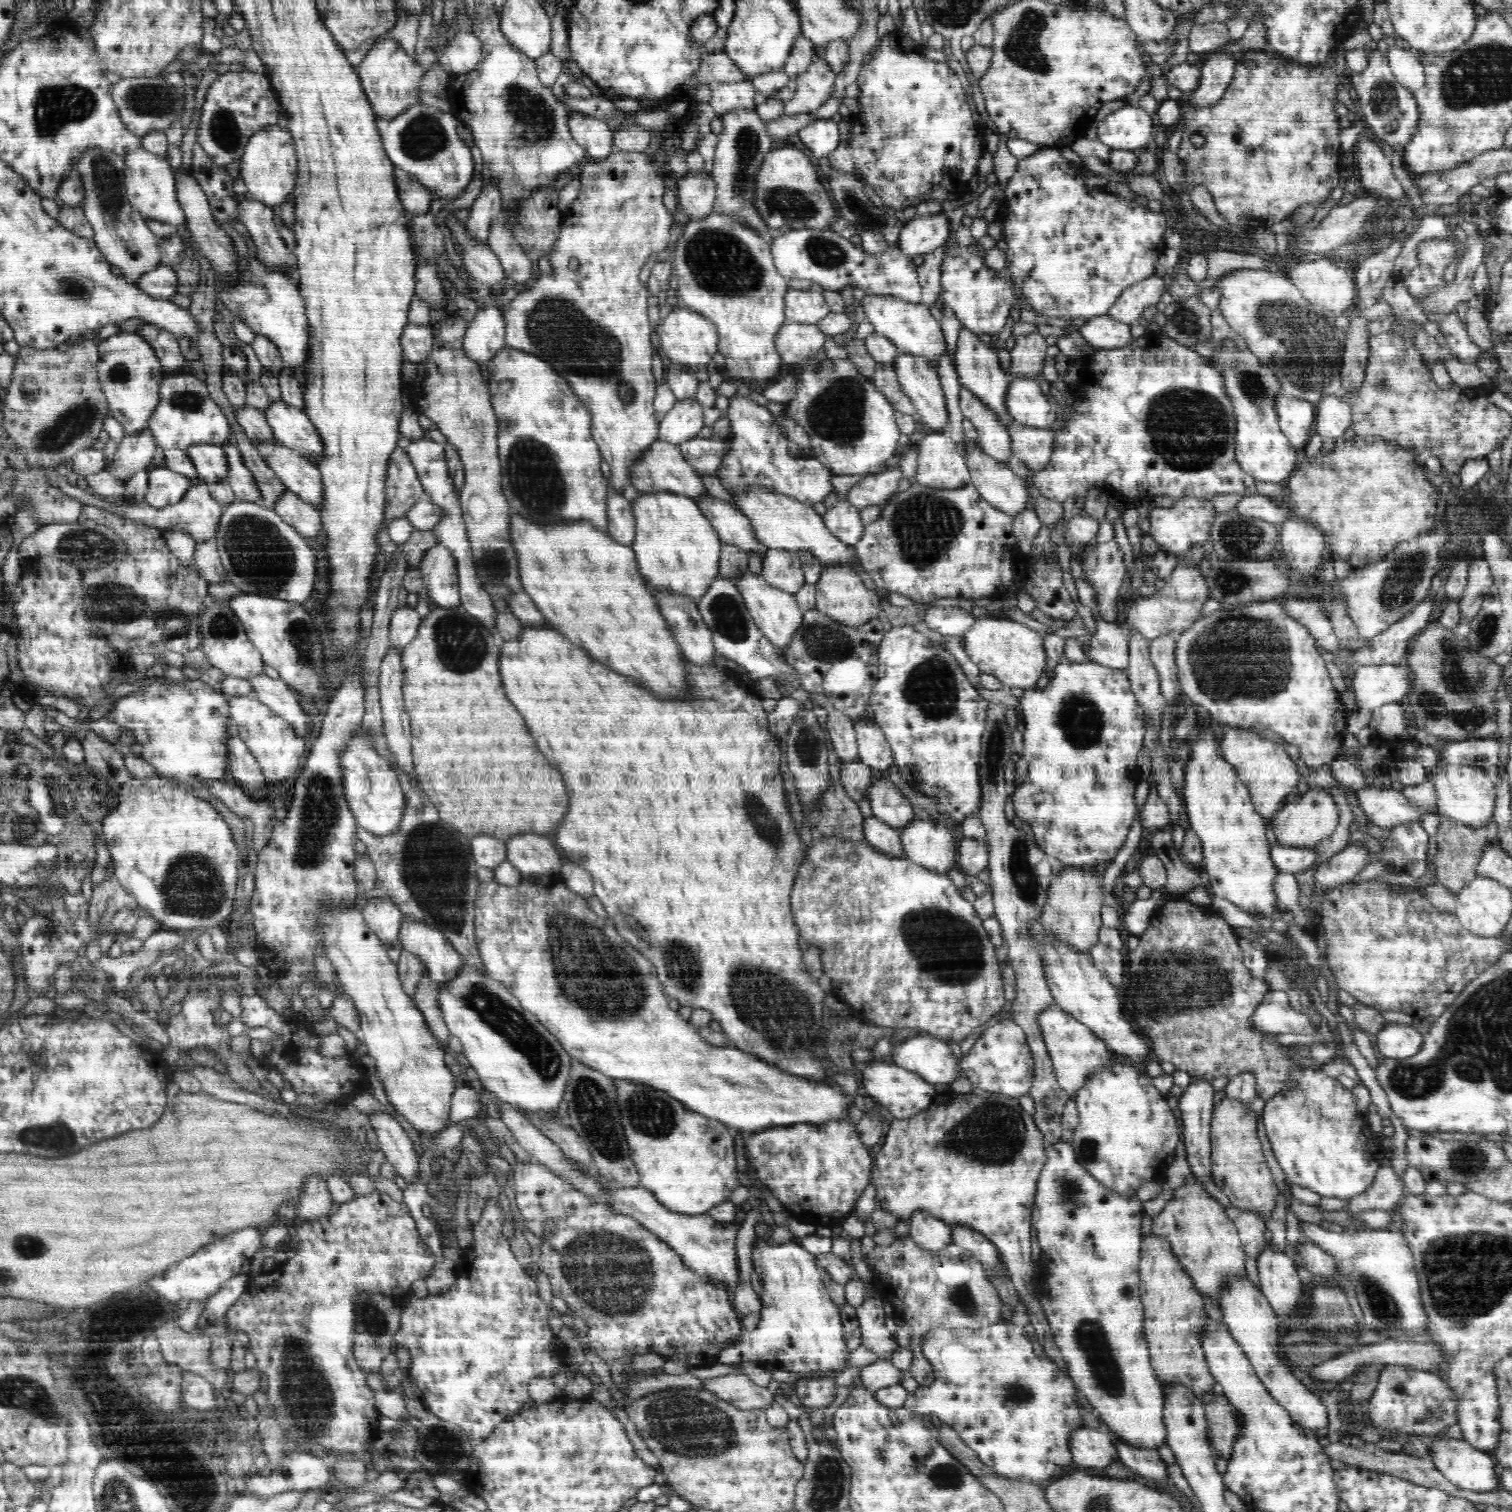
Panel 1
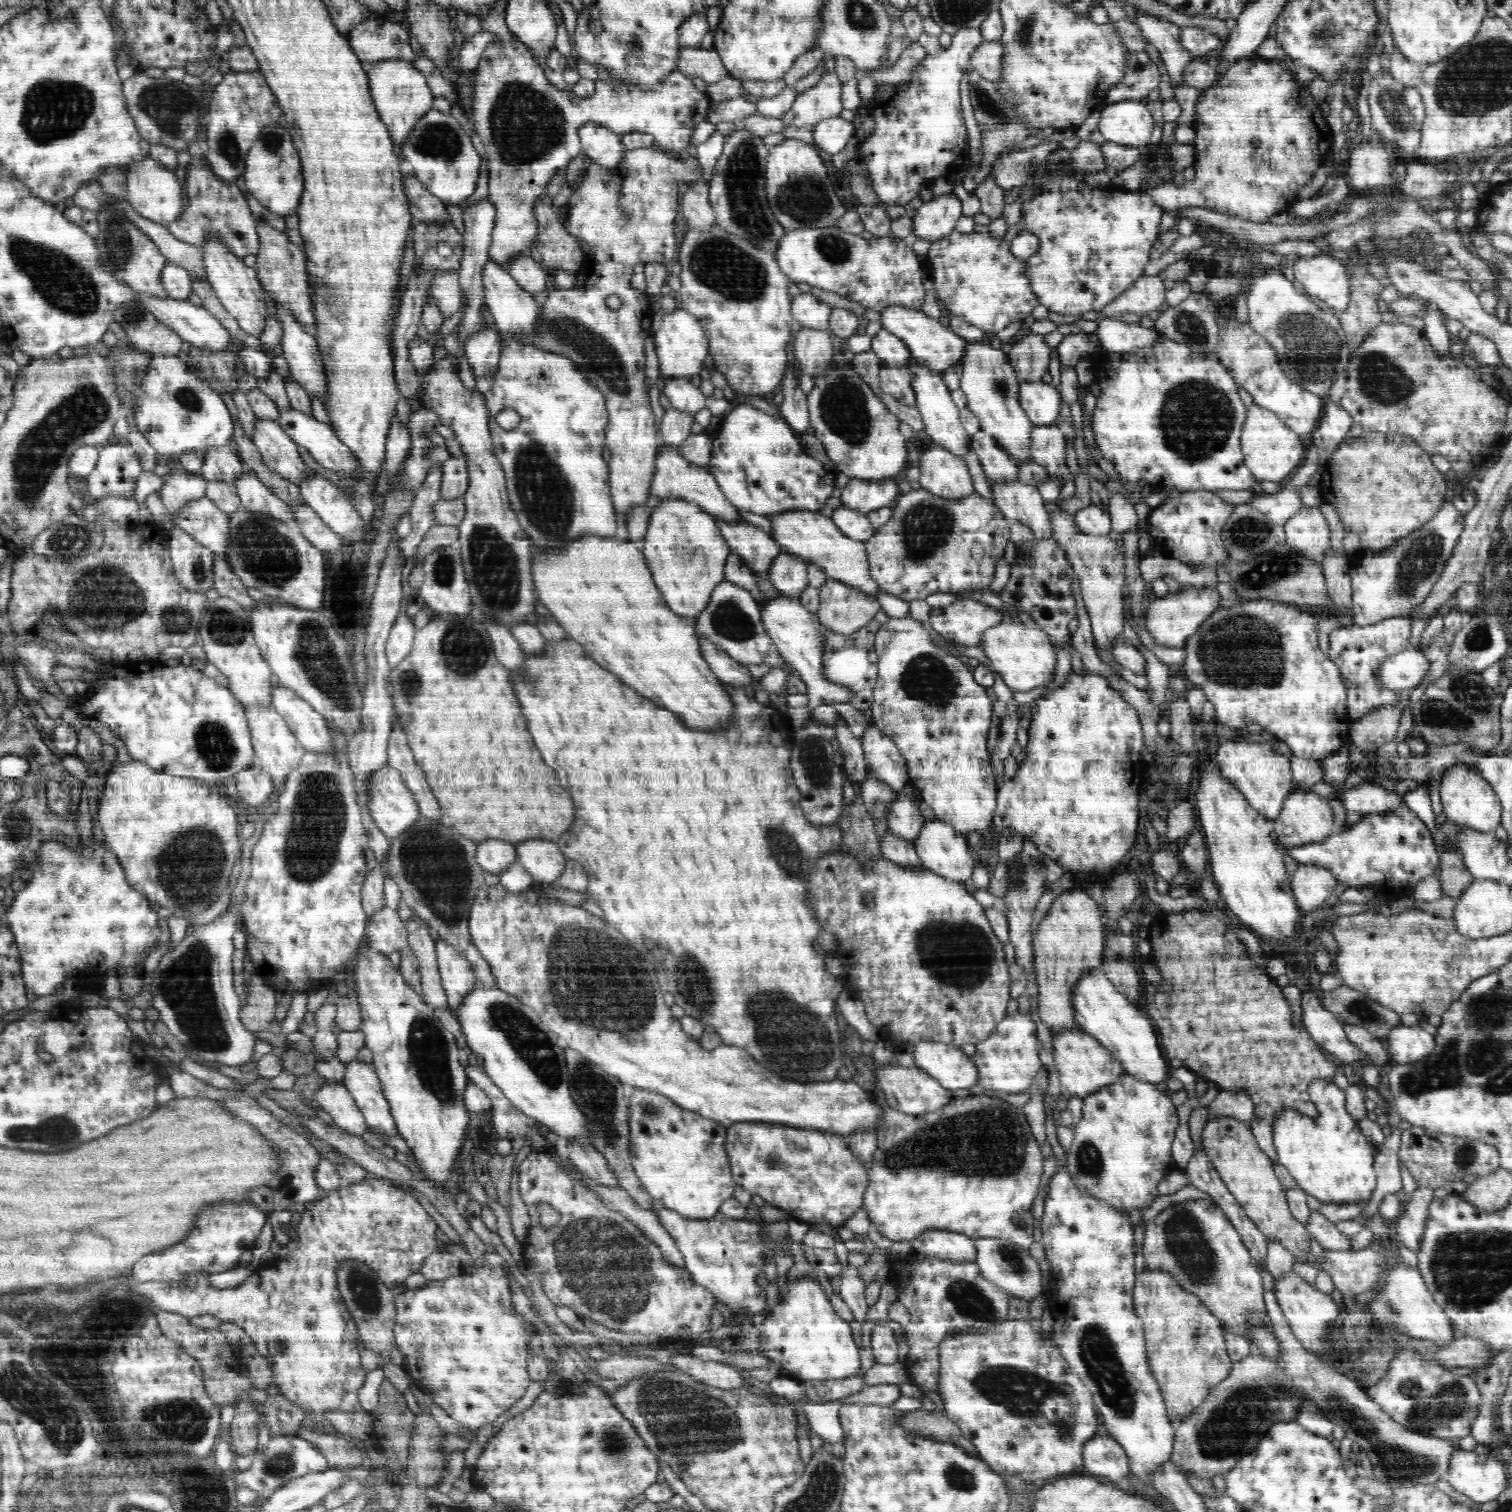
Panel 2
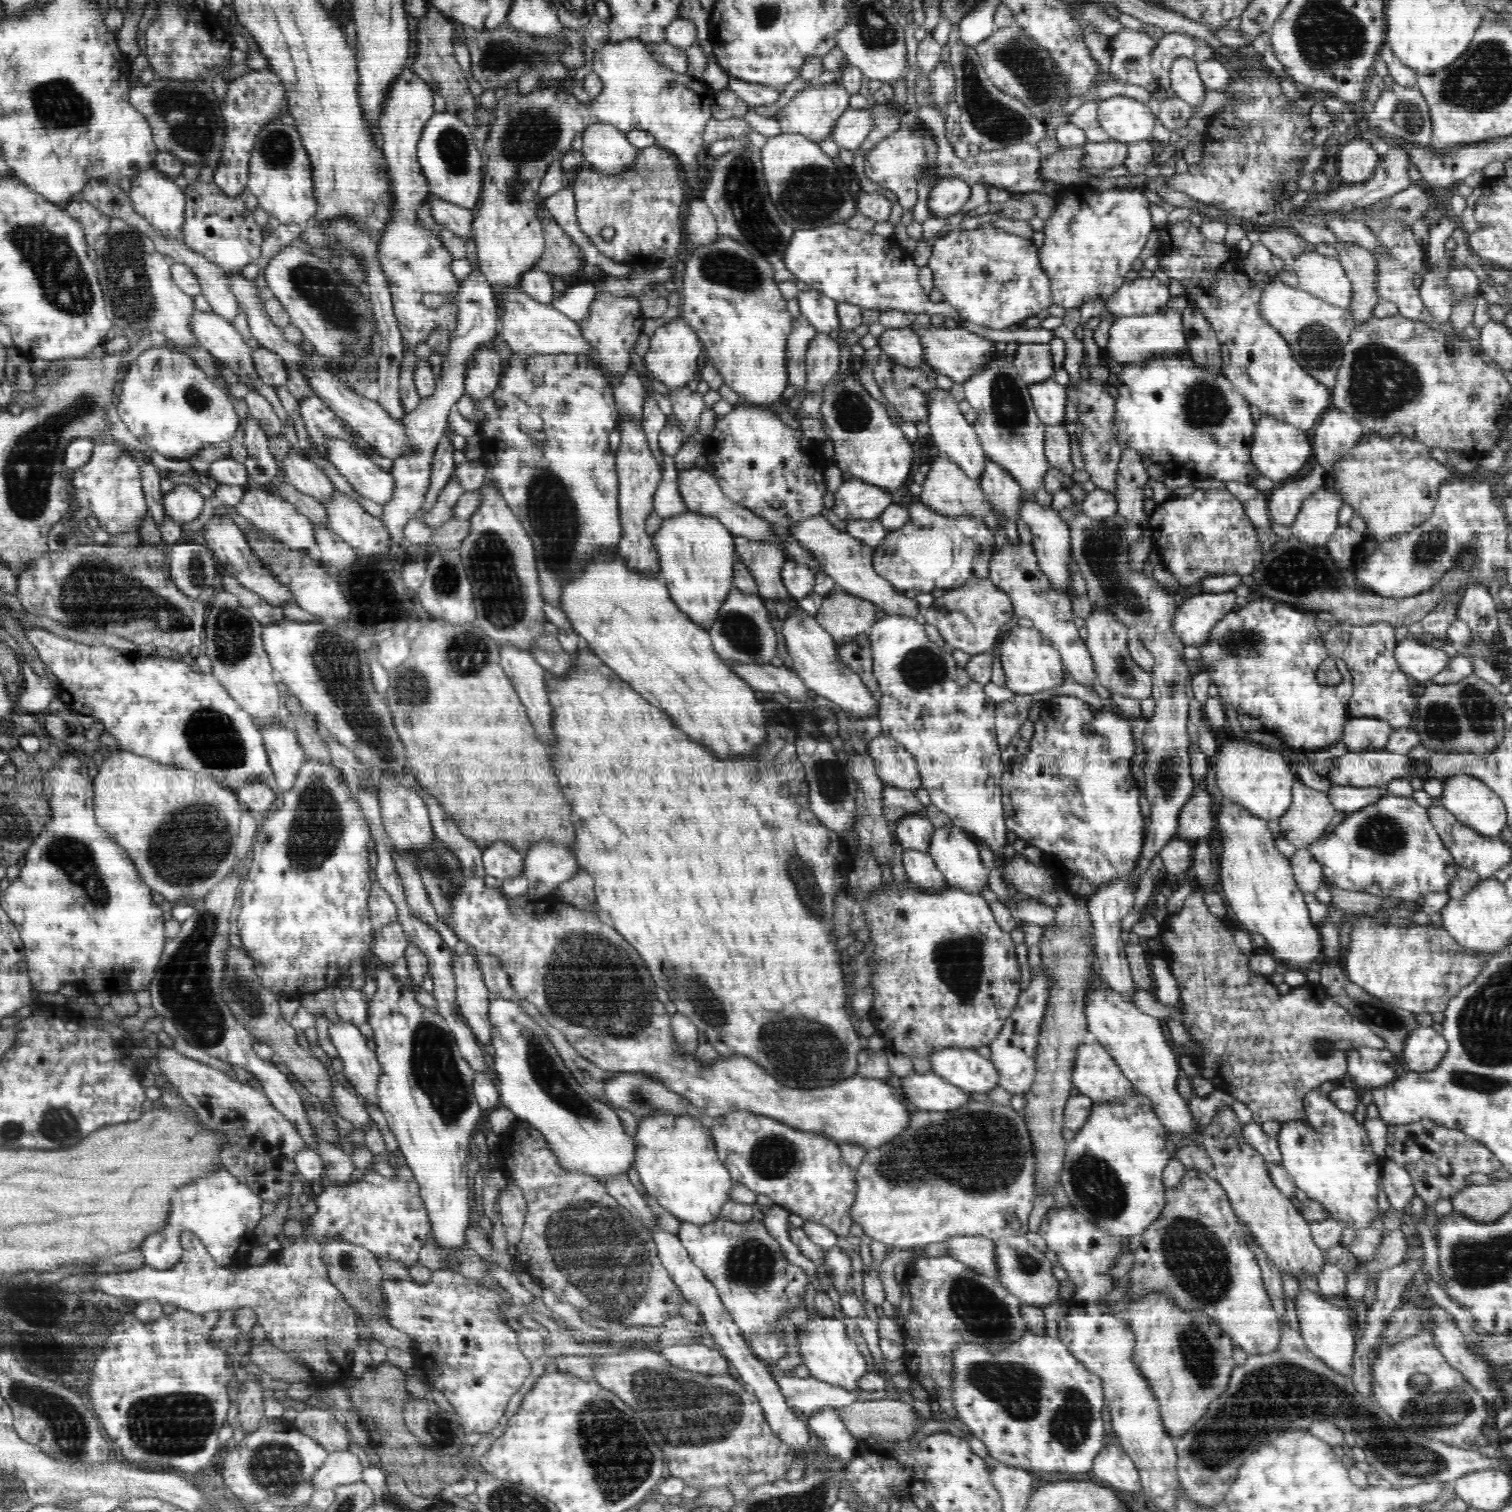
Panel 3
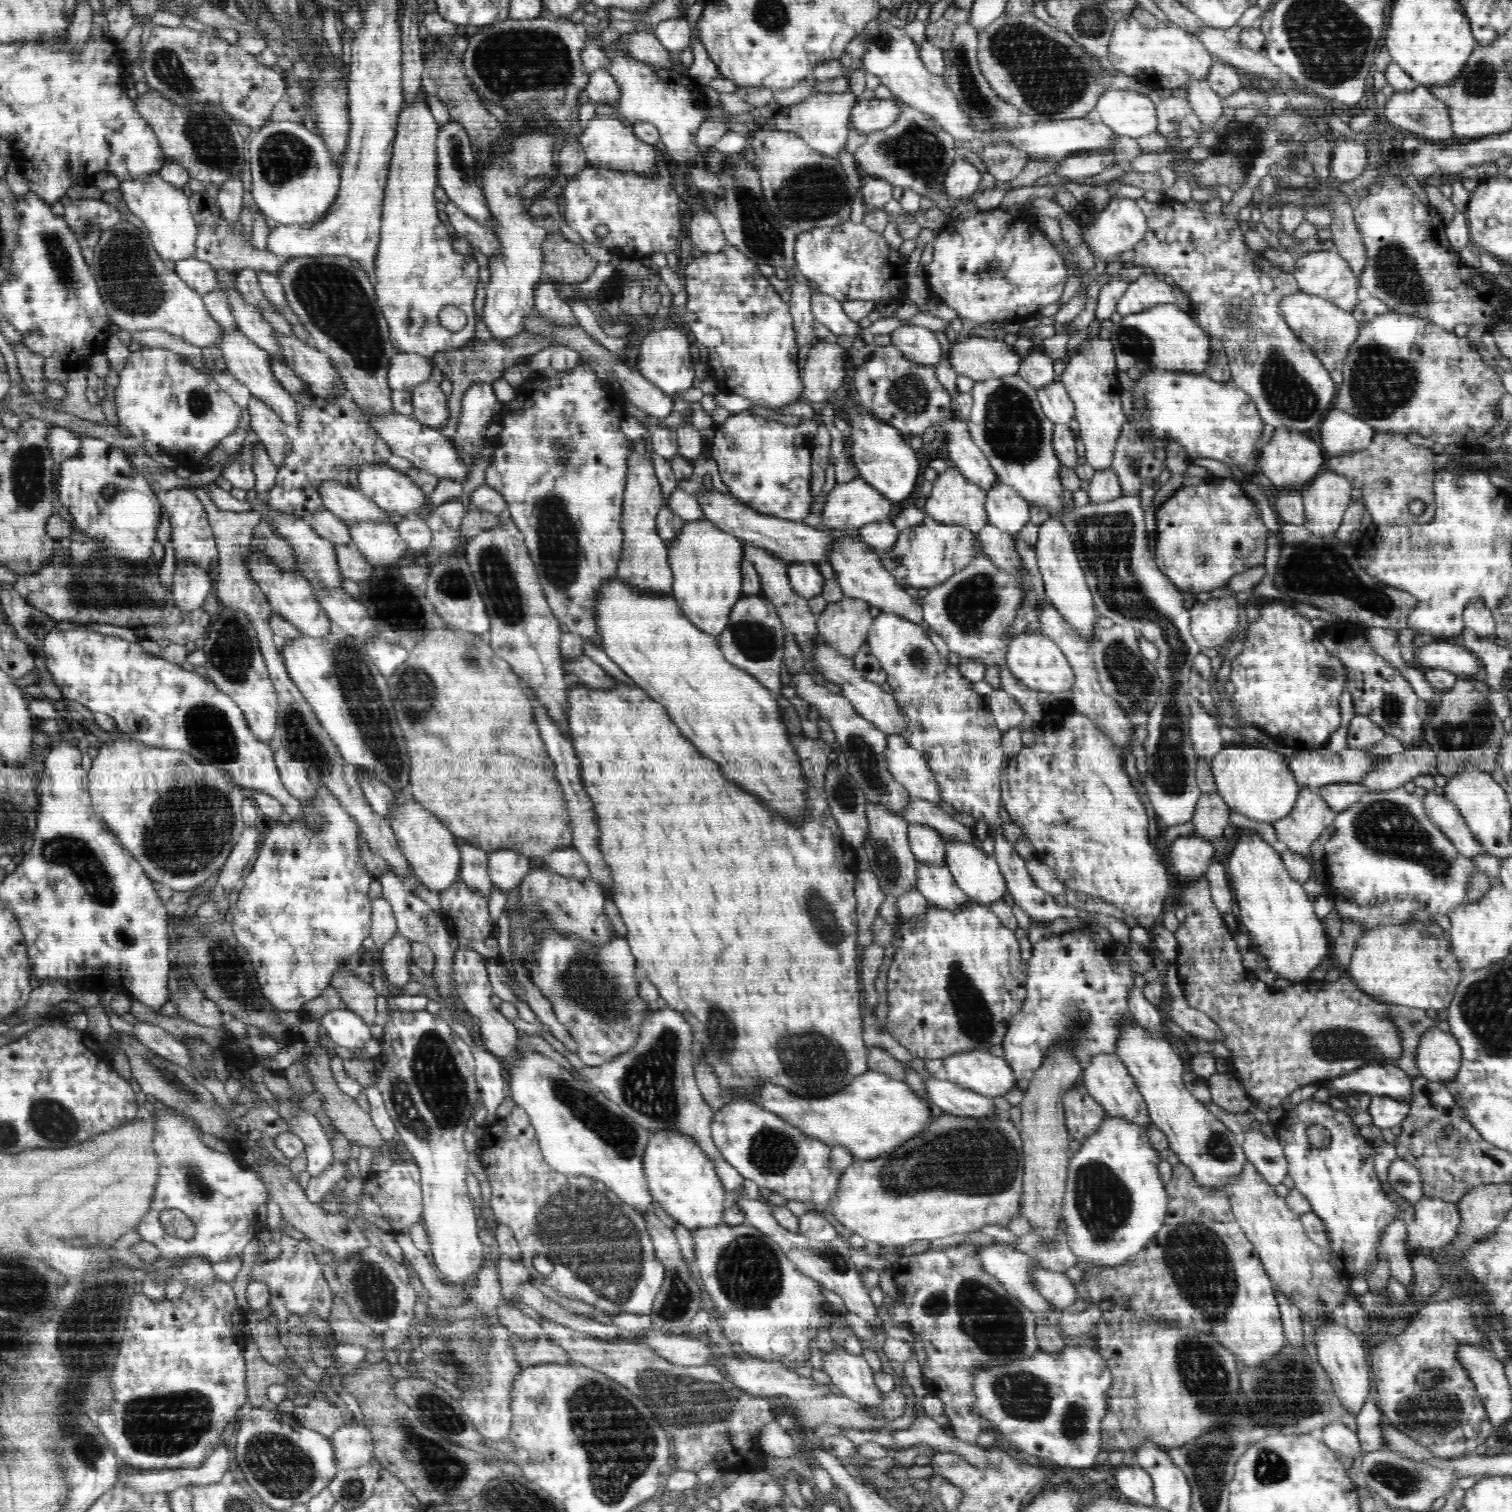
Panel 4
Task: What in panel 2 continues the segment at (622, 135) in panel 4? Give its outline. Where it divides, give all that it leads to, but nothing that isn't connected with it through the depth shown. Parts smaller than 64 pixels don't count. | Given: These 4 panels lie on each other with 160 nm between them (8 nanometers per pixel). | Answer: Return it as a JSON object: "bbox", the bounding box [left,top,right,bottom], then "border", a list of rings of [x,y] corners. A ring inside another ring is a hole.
{"bbox":[578,123,626,168],"border":[[[595,123],[584,124],[578,137],[586,159],[603,167],[614,168],[626,152],[620,135]]]}

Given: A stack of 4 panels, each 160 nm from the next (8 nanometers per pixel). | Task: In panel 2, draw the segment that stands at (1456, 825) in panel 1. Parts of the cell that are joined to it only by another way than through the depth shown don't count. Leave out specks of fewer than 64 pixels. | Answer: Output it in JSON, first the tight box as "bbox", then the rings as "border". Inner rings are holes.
{"bbox":[1437,851,1475,898],"border":[[[1445,851],[1439,856],[1439,871],[1437,874],[1442,883],[1443,894],[1458,898],[1465,888],[1475,879],[1466,867],[1464,859],[1456,851]]]}

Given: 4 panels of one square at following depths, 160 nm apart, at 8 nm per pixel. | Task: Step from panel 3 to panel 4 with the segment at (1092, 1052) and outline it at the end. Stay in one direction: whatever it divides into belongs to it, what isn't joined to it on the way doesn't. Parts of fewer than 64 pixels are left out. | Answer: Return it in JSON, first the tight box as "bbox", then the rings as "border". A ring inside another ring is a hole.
{"bbox":[1083,1054,1151,1127],"border":[[[1116,1054],[1096,1056],[1088,1066],[1084,1067],[1083,1077],[1086,1091],[1102,1105],[1108,1115],[1138,1123],[1142,1127],[1151,1125],[1151,1118],[1144,1098],[1140,1095],[1128,1068],[1122,1064]]]}

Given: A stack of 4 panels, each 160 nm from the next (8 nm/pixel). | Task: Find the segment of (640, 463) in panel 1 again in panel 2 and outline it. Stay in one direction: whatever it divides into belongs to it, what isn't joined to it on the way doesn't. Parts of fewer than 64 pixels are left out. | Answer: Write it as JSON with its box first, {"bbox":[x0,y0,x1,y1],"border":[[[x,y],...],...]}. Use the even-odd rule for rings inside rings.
{"bbox":[649,444,744,523],"border":[[[664,444],[661,450],[657,452],[655,472],[649,486],[649,494],[659,496],[662,499],[685,500],[689,503],[696,503],[707,513],[720,517],[728,521],[728,523],[744,521],[744,519],[740,517],[738,509],[721,491],[720,485],[717,483],[711,471],[688,462],[688,460],[680,454],[677,447],[670,445]]]}

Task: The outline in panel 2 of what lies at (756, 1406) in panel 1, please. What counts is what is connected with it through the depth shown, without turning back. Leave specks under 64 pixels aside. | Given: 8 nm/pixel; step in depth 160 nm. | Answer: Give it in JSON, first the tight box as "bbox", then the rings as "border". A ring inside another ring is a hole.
{"bbox":[670,1353,744,1390],"border":[[[672,1353],[670,1362],[678,1371],[689,1374],[692,1378],[722,1390],[740,1390],[744,1380],[740,1377],[740,1369],[730,1367],[716,1361],[702,1361],[691,1353]]]}

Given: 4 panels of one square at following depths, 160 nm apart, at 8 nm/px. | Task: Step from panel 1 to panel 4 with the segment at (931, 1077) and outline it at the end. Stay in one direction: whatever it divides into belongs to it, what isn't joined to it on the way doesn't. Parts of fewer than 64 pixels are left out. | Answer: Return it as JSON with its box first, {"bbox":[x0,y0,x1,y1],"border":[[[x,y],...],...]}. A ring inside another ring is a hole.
{"bbox":[943,1051,1016,1097],"border":[[[988,1051],[960,1052],[943,1061],[943,1077],[980,1095],[1000,1097],[1016,1087],[1008,1062]]]}

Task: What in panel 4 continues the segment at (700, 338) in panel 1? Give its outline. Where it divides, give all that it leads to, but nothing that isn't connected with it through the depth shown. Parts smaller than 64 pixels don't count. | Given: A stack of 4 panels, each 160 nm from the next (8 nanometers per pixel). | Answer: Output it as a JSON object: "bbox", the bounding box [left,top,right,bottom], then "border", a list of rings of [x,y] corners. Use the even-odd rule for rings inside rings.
{"bbox":[637,323,694,395],"border":[[[677,323],[651,331],[642,342],[638,354],[637,369],[640,374],[655,384],[666,394],[673,395],[692,387],[694,368],[690,364],[690,347],[693,345],[690,334]]]}

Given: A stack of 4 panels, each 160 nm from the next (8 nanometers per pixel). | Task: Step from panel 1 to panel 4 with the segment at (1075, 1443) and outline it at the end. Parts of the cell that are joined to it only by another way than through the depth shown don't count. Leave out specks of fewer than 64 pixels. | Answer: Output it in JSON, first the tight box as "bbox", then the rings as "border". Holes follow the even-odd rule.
{"bbox":[1113,1459,1156,1507],"border":[[[1128,1459],[1114,1467],[1117,1468],[1116,1473],[1113,1474],[1117,1482],[1116,1486],[1127,1500],[1144,1506],[1156,1507],[1153,1482],[1146,1470]]]}

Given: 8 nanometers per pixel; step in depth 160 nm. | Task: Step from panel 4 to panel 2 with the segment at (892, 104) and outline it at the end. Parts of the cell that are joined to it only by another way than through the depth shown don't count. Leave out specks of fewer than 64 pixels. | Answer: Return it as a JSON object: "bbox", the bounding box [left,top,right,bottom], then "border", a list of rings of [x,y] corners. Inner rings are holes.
{"bbox":[811,116,855,155],"border":[[[839,116],[822,120],[820,124],[811,129],[811,132],[814,137],[814,146],[831,155],[844,150],[855,137],[853,122],[847,122]]]}

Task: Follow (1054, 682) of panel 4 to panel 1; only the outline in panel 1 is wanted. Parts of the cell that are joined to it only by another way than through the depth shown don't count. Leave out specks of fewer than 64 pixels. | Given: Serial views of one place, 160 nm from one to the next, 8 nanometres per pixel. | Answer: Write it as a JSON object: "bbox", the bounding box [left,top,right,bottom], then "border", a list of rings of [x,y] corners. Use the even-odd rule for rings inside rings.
{"bbox":[962,614,1047,690],"border":[[[984,614],[978,617],[962,638],[964,648],[979,672],[997,676],[1003,685],[1023,690],[1033,689],[1045,670],[1047,654],[1043,639],[1026,625]]]}

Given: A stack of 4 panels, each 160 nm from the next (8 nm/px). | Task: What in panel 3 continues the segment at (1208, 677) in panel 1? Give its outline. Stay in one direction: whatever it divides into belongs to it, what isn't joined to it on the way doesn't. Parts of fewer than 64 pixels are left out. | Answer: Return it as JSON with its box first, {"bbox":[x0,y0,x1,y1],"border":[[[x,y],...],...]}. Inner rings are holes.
{"bbox":[1199,599,1353,753],"border":[[[1256,599],[1234,612],[1228,612],[1216,622],[1208,635],[1208,642],[1200,648],[1199,670],[1210,672],[1211,683],[1218,687],[1221,704],[1230,704],[1239,713],[1258,718],[1264,730],[1280,739],[1296,753],[1318,751],[1339,742],[1345,724],[1351,718],[1348,710],[1353,685],[1351,671],[1343,660],[1335,659],[1334,664],[1342,675],[1342,682],[1336,686],[1324,686],[1316,678],[1320,664],[1328,658],[1323,633],[1317,629],[1318,621],[1313,612],[1304,612],[1290,605],[1271,599]]]}

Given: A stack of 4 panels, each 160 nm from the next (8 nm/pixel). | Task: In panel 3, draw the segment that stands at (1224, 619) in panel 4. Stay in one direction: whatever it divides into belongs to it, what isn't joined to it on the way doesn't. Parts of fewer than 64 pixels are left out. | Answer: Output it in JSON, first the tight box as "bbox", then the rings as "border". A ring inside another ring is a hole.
{"bbox":[1173,593,1237,648],"border":[[[1199,593],[1184,599],[1174,614],[1173,633],[1185,646],[1200,648],[1208,642],[1208,635],[1216,622],[1237,608],[1236,595],[1223,593]]]}

